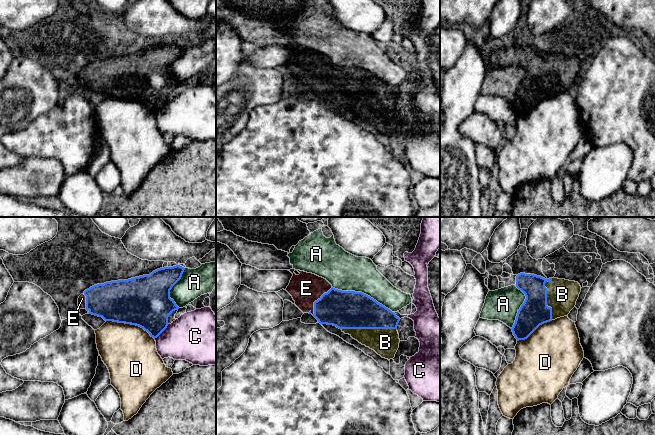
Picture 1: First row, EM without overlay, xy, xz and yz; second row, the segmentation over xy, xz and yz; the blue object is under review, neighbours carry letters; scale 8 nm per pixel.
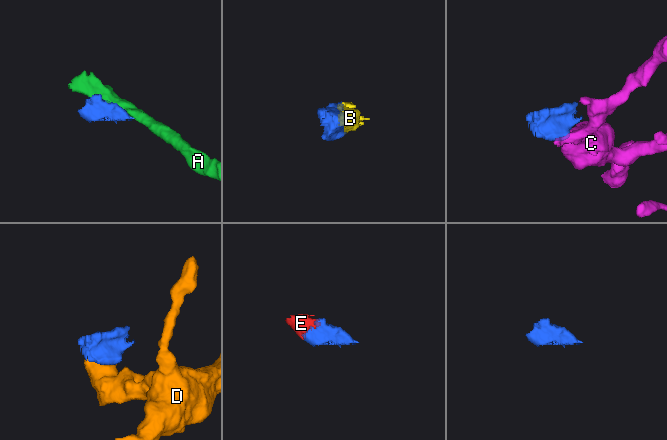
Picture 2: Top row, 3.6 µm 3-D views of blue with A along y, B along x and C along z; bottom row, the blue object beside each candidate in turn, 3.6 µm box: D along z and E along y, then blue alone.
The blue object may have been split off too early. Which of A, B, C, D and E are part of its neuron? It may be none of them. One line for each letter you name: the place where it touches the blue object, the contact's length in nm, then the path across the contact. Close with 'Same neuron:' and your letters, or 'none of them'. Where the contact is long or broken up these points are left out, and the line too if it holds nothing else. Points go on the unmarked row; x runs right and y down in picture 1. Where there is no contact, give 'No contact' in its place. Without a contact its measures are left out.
B: Touches blue at xz (369, 104). Shared border 440 nm
E: Touches blue at xz (315, 77). Shared border 280 nm
Same neuron: B, E

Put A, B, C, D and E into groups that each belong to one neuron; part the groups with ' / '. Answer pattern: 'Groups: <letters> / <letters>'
Groups: A / B E / C / D

